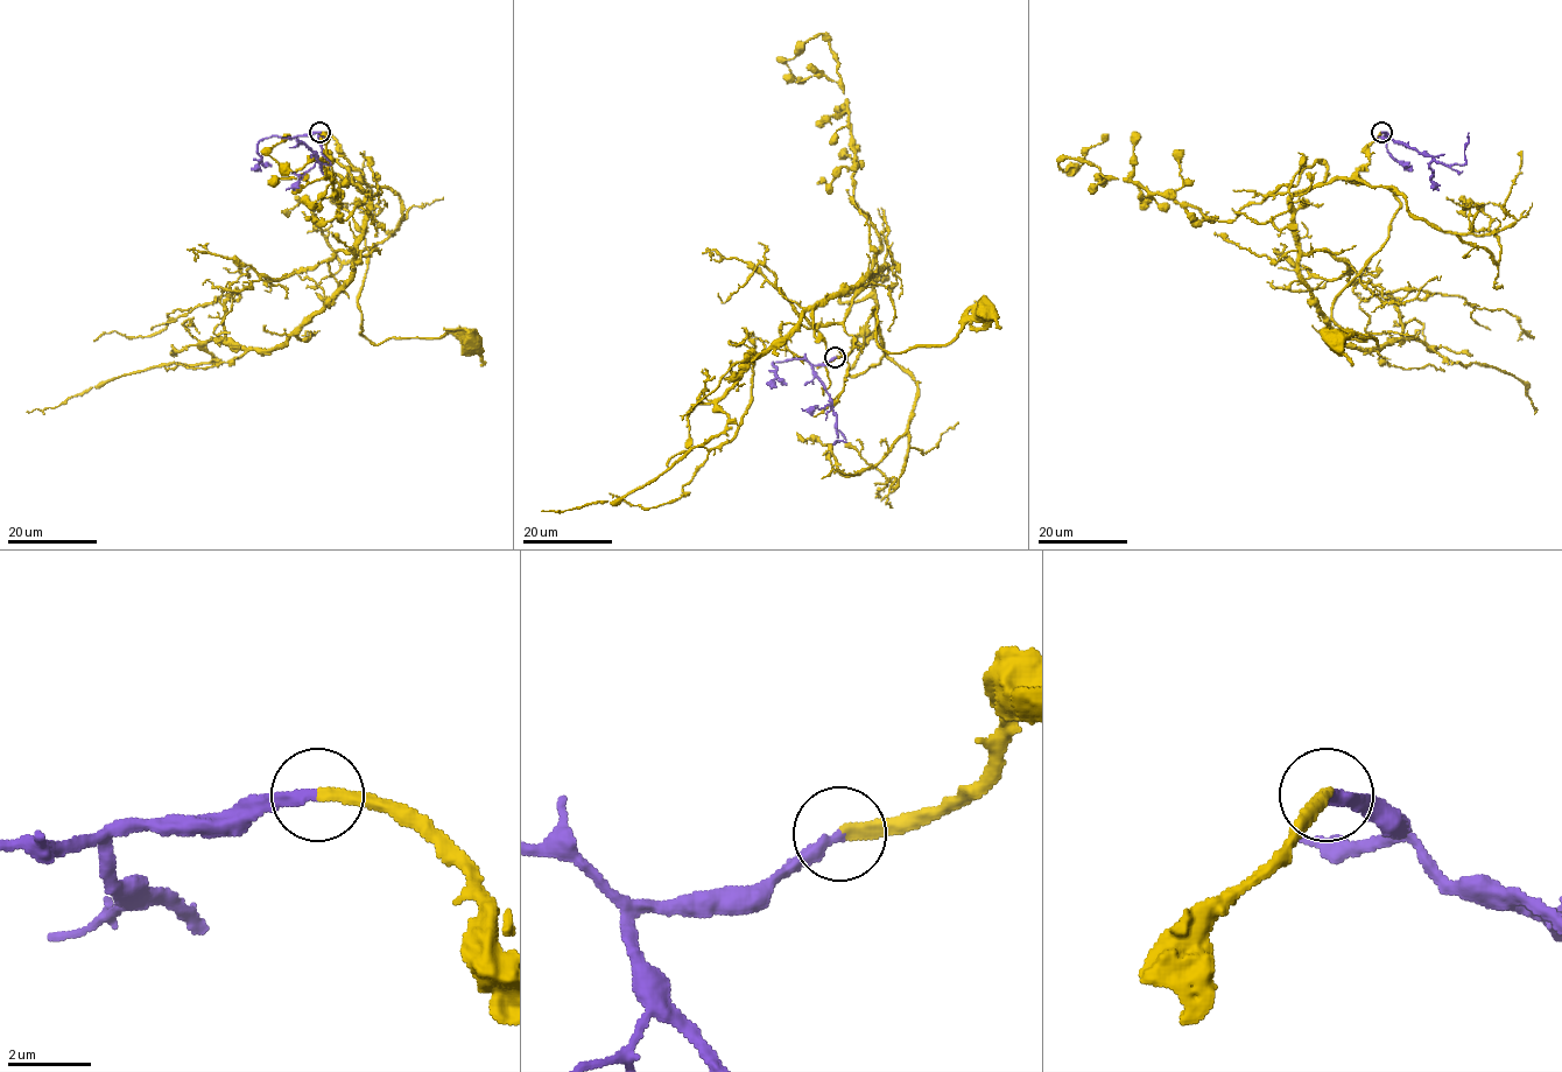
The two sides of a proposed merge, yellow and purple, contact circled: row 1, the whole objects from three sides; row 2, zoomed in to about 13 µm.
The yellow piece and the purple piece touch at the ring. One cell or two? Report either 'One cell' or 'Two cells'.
One cell

